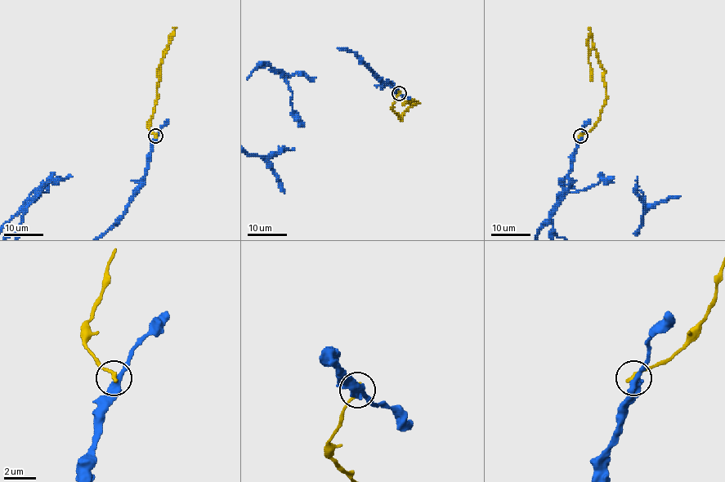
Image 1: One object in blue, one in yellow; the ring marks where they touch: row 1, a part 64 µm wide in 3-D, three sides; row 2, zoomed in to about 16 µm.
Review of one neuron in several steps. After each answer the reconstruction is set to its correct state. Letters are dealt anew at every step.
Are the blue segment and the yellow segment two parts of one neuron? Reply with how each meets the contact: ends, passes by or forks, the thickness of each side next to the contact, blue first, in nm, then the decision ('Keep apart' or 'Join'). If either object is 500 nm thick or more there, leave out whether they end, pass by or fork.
At the ring blue passes by. At the ring yellow ends. Thickness 340 nm (blue) against 280 nm. Keep apart

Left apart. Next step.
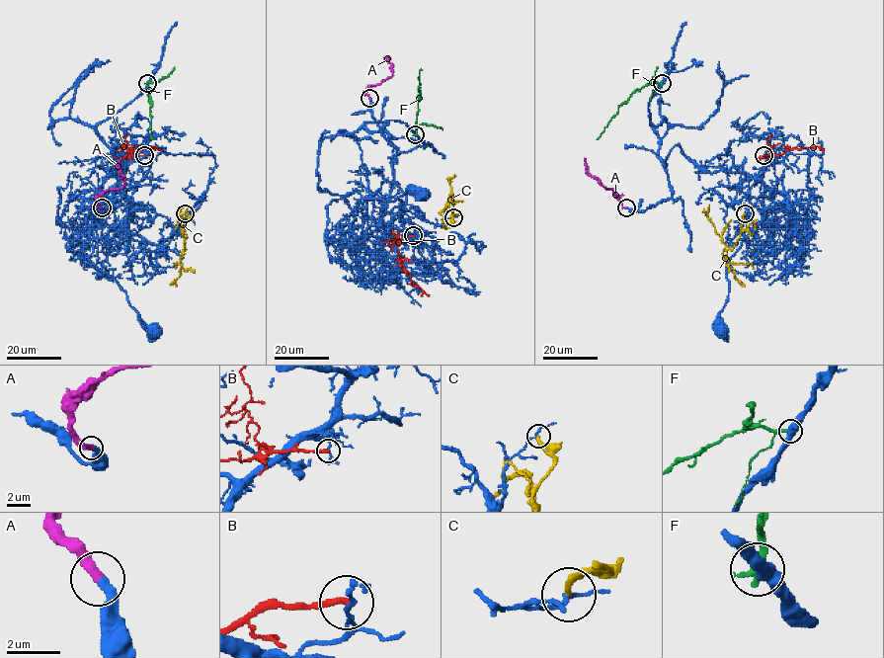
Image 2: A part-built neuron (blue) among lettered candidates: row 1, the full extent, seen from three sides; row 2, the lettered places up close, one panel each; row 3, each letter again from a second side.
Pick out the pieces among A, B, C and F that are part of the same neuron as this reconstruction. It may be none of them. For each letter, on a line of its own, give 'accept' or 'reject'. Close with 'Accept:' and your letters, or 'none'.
A: accept
B: reject
C: reject
F: reject
Accept: A

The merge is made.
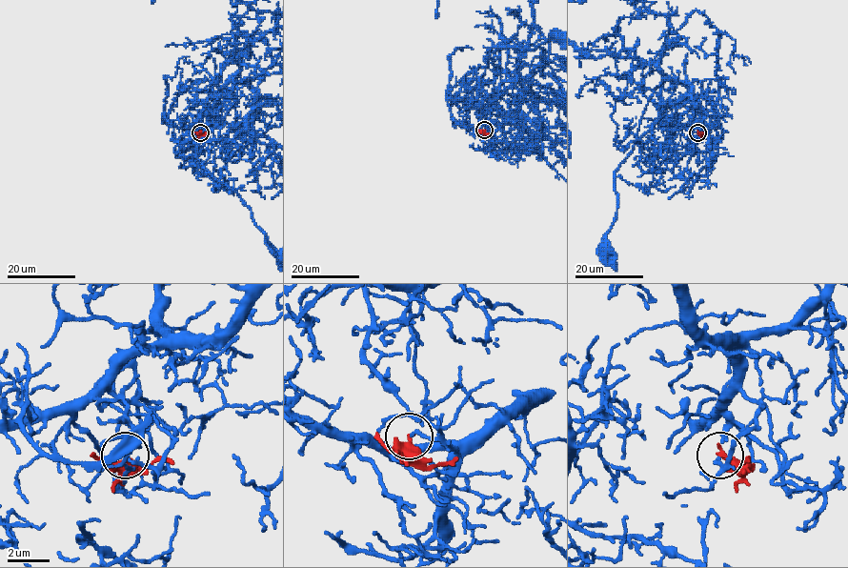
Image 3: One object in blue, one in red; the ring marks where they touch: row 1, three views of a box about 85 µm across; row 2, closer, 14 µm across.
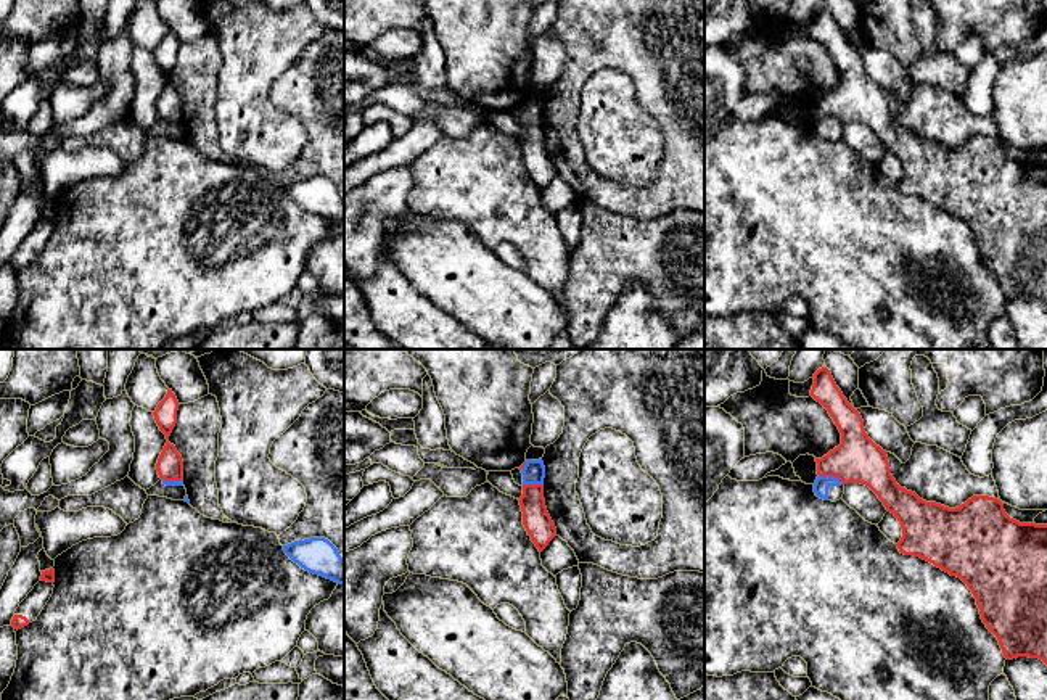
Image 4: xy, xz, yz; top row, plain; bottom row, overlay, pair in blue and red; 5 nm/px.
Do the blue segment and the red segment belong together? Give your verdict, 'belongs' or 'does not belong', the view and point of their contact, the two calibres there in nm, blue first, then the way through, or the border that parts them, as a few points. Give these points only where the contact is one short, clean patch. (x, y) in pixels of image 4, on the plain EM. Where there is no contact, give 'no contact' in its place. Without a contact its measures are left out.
does not belong | yz (832, 116) | 80/240 nm | along yz (819, 115), (833, 115), (843, 123)

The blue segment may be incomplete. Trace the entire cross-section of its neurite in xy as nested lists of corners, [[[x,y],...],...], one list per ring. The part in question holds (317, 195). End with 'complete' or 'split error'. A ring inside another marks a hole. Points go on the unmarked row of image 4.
[[[310,177],[283,185],[285,193],[309,212],[344,224],[344,198],[325,177]]] | complete

